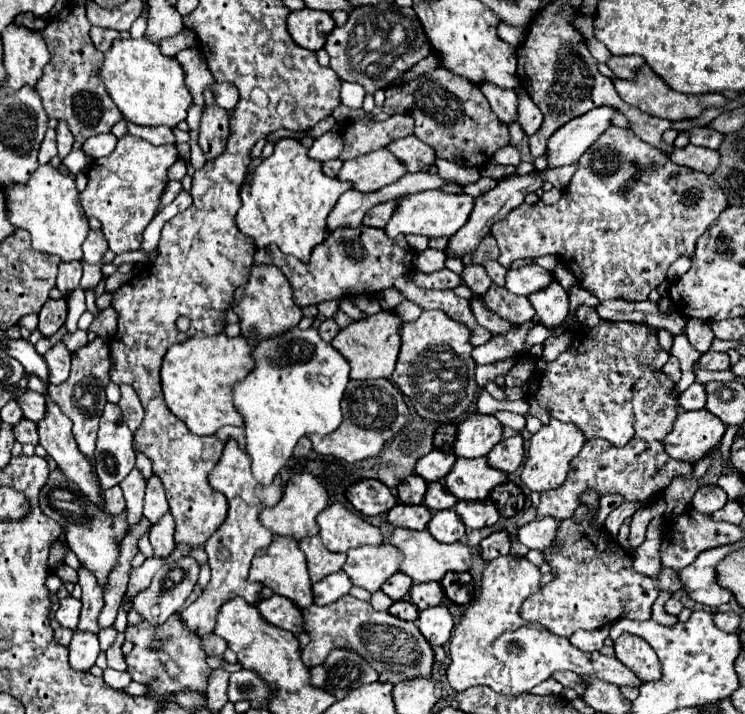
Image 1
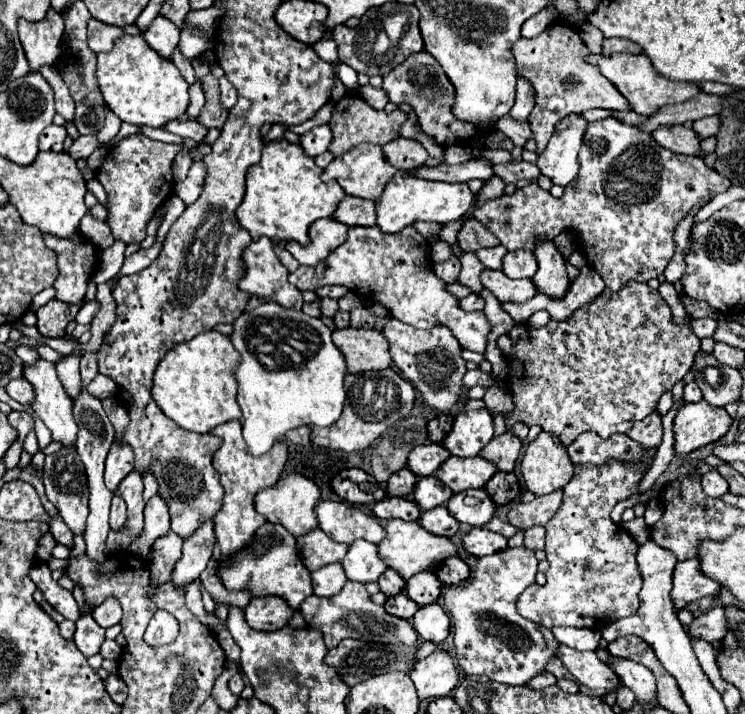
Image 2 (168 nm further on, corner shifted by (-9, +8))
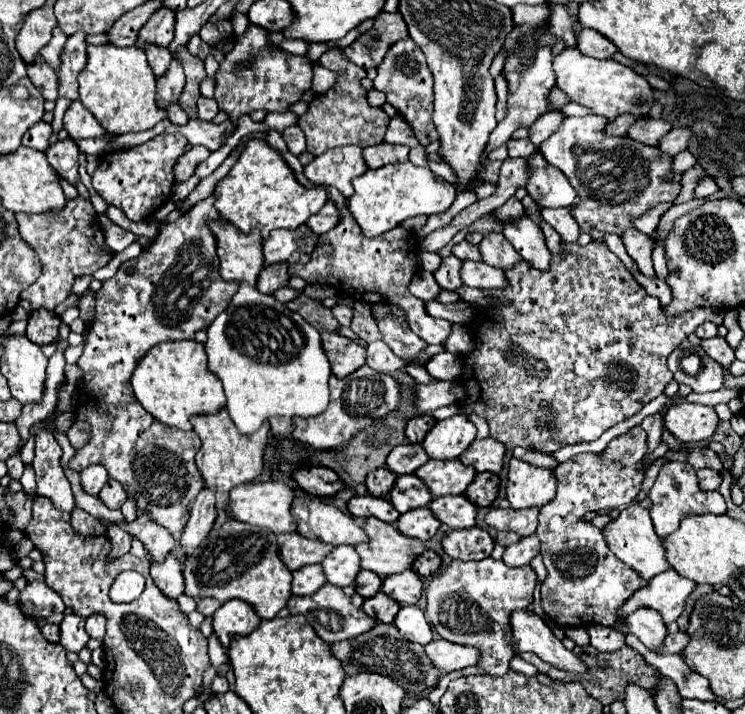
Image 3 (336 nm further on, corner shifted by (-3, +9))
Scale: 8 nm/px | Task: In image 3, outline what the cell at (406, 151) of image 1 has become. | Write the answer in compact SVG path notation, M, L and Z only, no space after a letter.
M380 143L362 149L362 157L368 169L378 169L390 163L398 161L408 161L408 147L406 145L390 145L390 143Z

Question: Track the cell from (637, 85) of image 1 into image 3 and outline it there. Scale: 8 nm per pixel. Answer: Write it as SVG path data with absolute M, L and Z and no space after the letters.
M566 49L554 59L554 71L556 71L556 85L566 93L566 97L572 103L588 107L594 115L600 115L608 121L616 119L618 115L630 113L630 115L648 115L654 95L648 81L634 73L630 67L620 65L612 59L590 59L582 55L578 49Z

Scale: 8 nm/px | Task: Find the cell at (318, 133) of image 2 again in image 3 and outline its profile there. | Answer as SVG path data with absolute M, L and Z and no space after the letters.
M290 125L282 131L282 139L286 141L288 149L294 153L294 155L300 155L302 151L306 151L306 141L304 141L304 135L302 135L302 129L298 125Z

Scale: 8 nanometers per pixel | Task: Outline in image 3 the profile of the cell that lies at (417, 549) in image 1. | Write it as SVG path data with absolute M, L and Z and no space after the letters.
M370 517L364 529L368 529L368 541L356 545L360 569L374 571L380 575L380 579L410 569L414 559L426 549L424 541L410 539L398 533L392 523L380 521L376 517Z

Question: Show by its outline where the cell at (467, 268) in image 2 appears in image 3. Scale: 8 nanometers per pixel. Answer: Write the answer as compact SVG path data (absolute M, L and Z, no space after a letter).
M454 255L442 259L440 267L434 273L434 279L436 279L436 283L442 289L450 289L452 291L452 289L456 289L456 287L462 285L462 281L460 281L460 263L462 261L454 259Z

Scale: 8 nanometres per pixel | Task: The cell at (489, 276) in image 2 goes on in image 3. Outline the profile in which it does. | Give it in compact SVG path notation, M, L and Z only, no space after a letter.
M462 261L460 269L462 283L468 287L478 287L478 289L502 289L506 285L506 277L502 269L490 267L486 263L476 263L476 261Z

